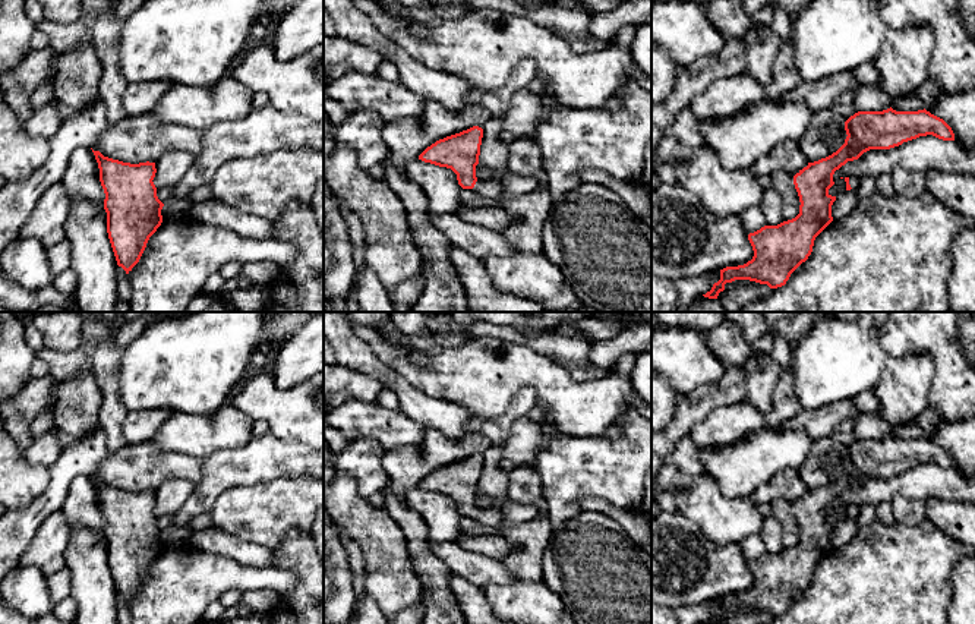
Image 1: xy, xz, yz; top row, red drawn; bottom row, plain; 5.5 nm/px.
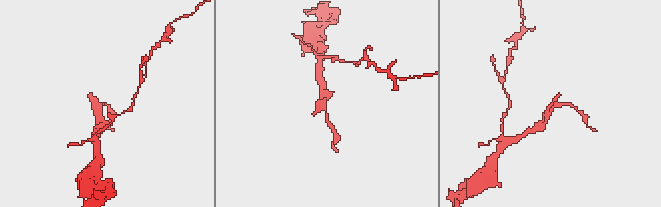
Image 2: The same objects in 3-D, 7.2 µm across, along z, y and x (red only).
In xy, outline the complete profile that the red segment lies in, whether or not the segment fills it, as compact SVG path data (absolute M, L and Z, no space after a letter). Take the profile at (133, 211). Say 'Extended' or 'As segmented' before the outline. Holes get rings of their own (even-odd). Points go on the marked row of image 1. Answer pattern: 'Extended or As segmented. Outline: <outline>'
As segmented. Outline: M94 151L100 168L100 182L105 193L104 209L107 212L107 233L117 261L126 274L139 262L149 237L162 223L164 204L157 196L154 177L155 163L130 164L104 157Z

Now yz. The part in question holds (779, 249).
As segmented. Outline: M858 111L845 122L845 144L832 155L799 170L793 185L799 196L799 214L777 226L764 226L750 233L754 256L744 265L720 270L720 280L703 294L717 299L726 283L750 280L777 289L808 259L815 237L833 221L832 205L836 196L829 193L833 174L848 161L858 160L870 149L890 149L919 136L933 135L955 141L952 127L930 111Z

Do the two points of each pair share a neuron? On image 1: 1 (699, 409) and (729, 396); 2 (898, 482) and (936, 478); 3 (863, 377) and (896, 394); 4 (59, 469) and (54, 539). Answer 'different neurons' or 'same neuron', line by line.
1: same neuron
2: same neuron
3: different neurons
4: different neurons

